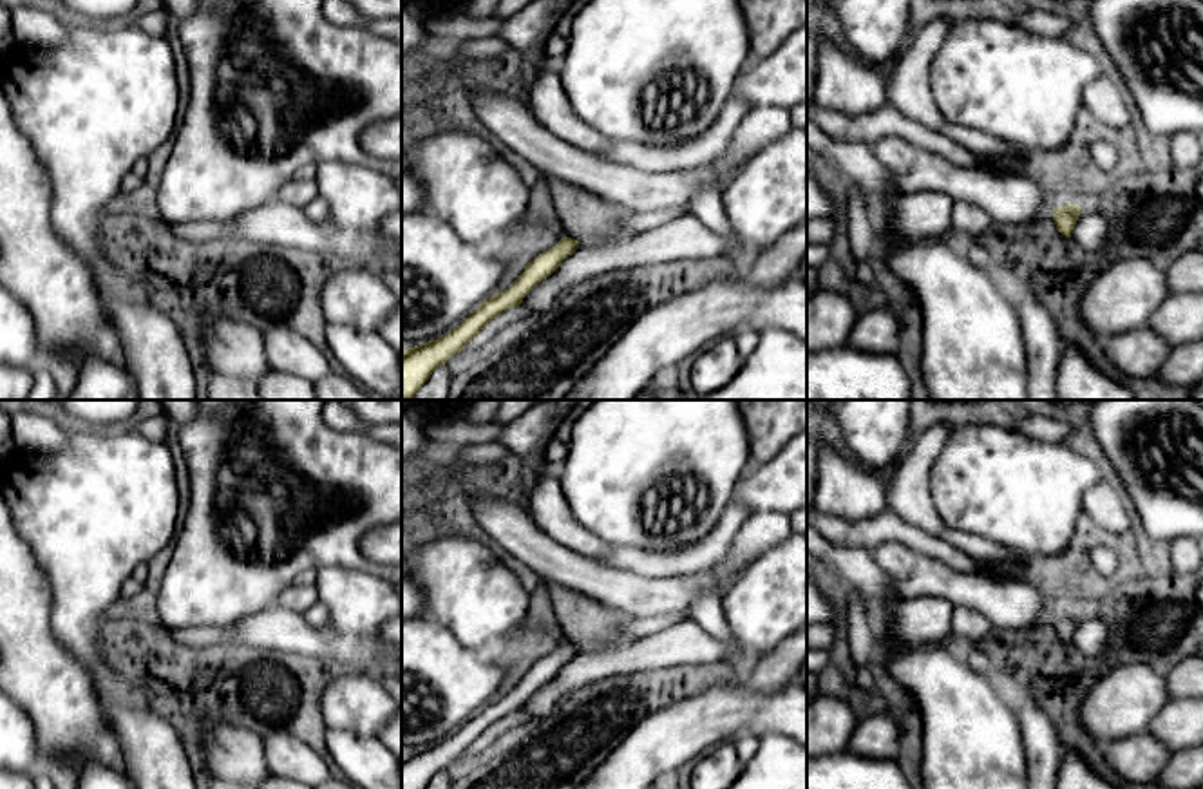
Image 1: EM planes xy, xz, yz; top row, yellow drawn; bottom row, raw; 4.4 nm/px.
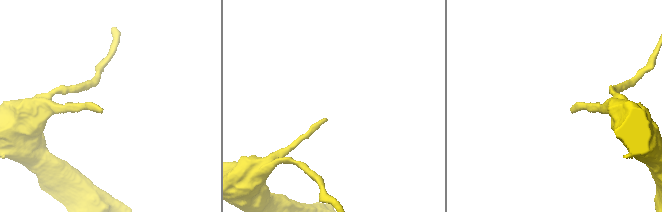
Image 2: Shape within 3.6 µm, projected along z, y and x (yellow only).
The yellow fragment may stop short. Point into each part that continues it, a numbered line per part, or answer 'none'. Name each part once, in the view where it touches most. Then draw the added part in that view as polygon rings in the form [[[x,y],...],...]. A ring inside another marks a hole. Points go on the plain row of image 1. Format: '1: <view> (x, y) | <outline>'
none

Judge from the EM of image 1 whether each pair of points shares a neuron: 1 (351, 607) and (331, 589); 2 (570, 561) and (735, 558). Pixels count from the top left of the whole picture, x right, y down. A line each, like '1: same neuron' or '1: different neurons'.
1: same neuron
2: same neuron

